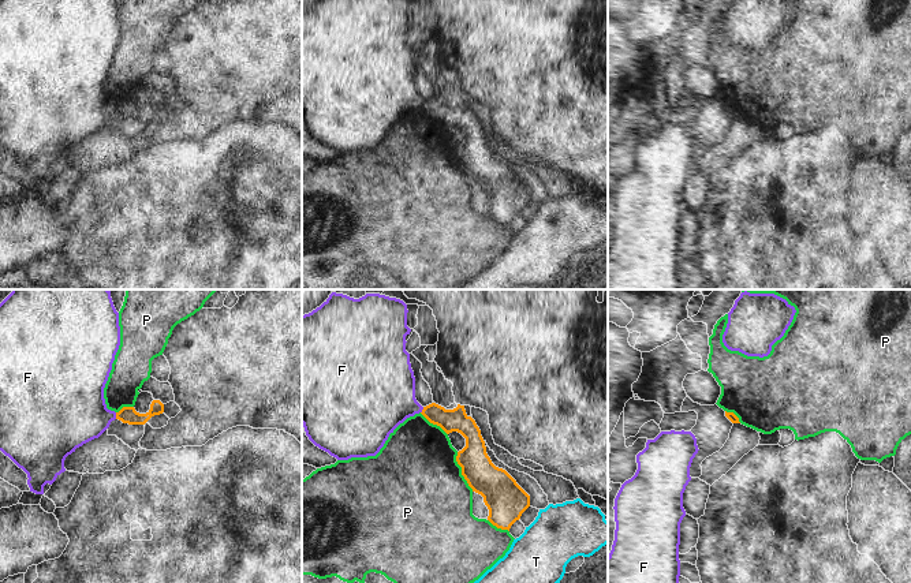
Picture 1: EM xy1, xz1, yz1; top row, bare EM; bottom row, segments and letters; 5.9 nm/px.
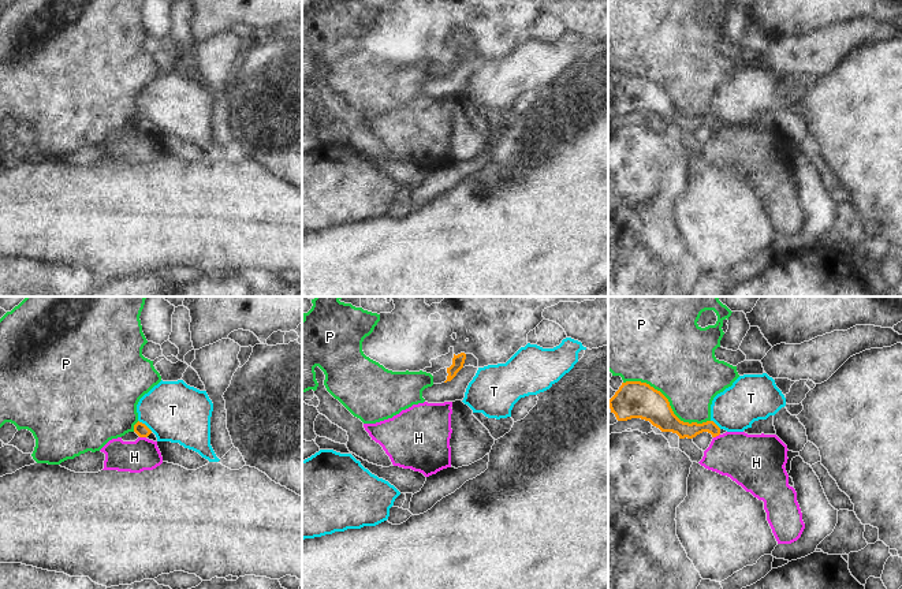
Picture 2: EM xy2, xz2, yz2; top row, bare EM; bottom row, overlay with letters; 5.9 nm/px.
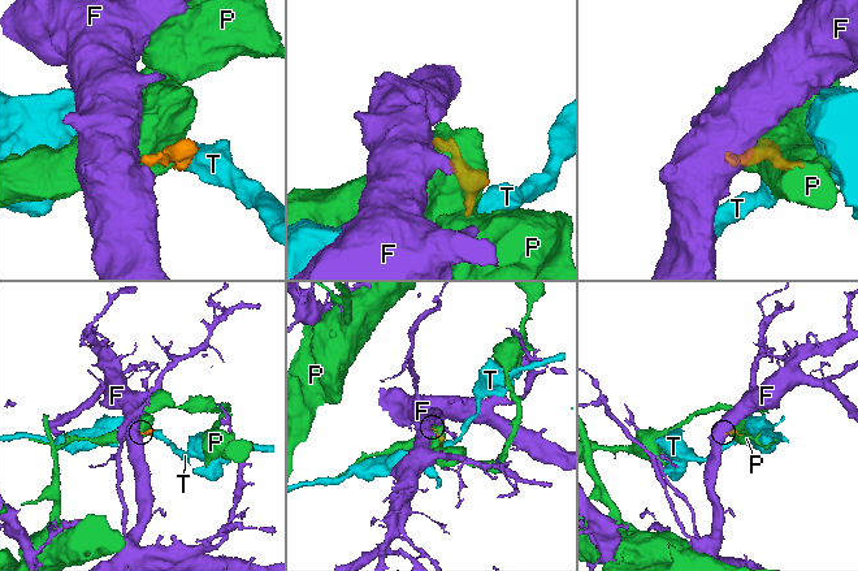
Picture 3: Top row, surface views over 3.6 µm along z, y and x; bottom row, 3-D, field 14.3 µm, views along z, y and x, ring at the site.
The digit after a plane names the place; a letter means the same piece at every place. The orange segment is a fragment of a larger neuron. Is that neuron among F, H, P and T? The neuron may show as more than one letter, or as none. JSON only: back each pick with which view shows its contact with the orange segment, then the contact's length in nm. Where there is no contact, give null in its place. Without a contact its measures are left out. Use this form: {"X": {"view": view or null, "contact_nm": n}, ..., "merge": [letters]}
{"merge": []}

